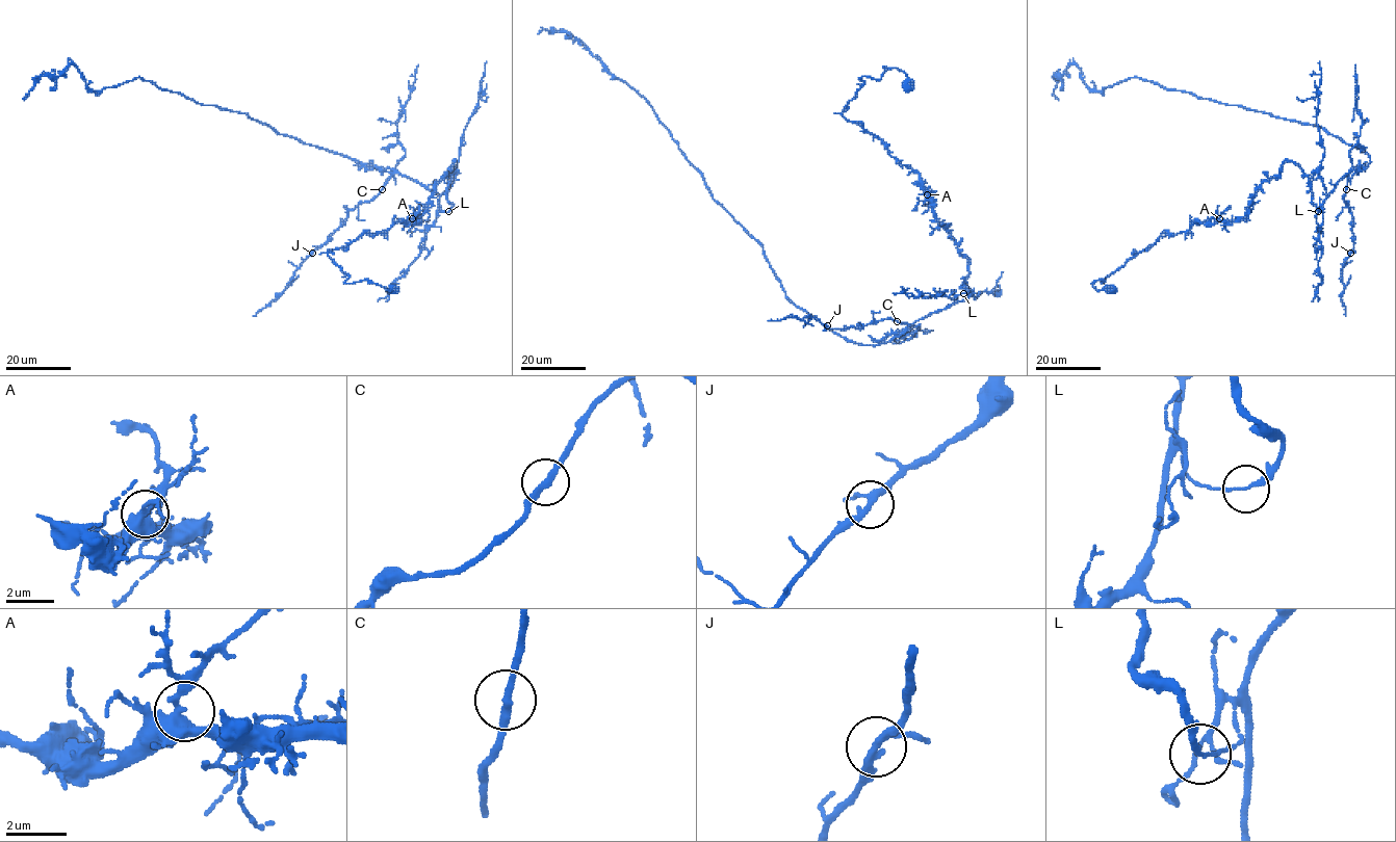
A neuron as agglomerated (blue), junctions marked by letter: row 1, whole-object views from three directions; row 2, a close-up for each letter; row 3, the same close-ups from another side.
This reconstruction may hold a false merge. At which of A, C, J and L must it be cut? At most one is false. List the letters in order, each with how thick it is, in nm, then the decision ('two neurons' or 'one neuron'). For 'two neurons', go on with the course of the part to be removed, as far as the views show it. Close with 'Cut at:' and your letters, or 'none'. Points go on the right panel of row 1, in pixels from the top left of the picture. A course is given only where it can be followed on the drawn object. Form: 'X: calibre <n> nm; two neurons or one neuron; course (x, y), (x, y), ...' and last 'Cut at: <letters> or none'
A: calibre 360 nm; one neuron
C: calibre 240 nm; one neuron
J: calibre 240 nm; one neuron
L: calibre 130 nm; two neurons; course (1318, 211), (1309, 177), (1286, 161), (1243, 218), (1163, 233), (1093, 283), (1116, 288)
Cut at: L

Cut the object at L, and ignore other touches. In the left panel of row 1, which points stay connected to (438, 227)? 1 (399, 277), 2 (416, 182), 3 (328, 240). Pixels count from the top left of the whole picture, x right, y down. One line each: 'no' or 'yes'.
1: yes
2: yes
3: yes

